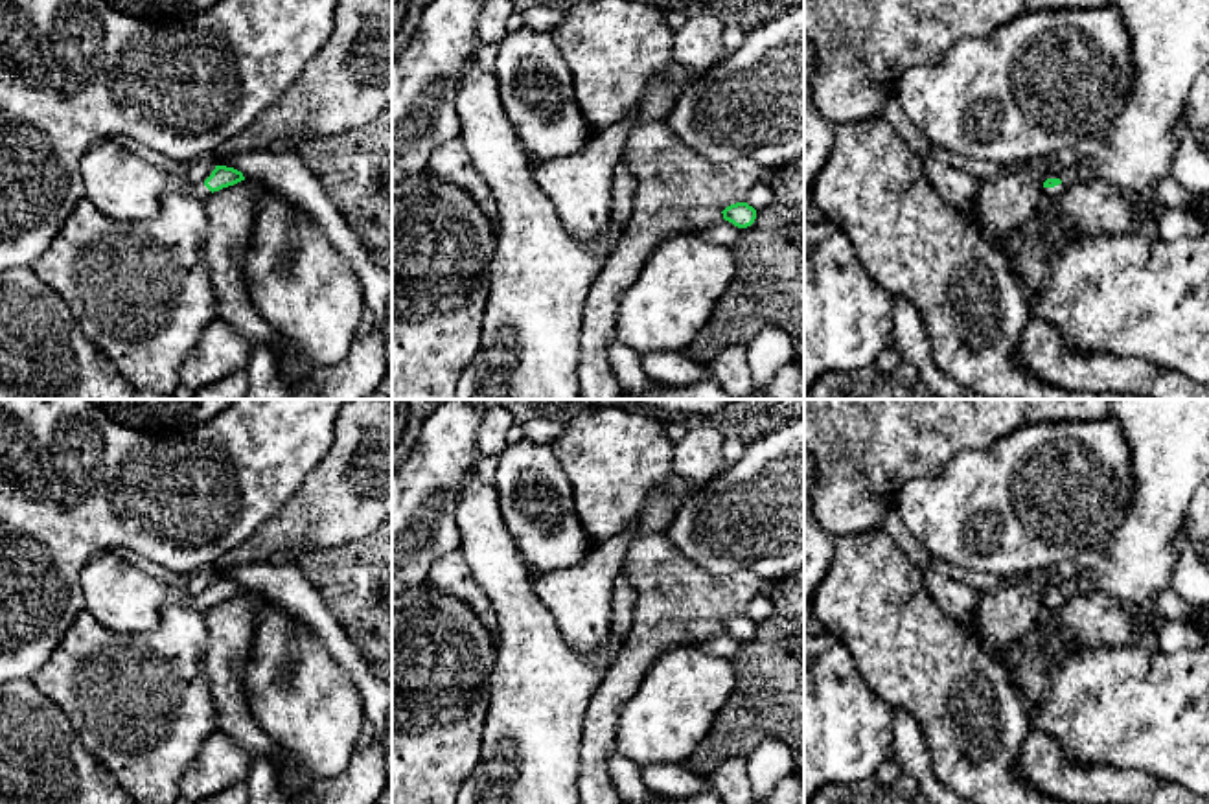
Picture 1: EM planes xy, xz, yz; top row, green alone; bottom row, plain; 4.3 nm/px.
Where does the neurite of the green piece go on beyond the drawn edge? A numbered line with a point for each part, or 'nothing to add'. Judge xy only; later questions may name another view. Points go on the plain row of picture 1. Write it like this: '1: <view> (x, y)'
1: xy (120, 597)

